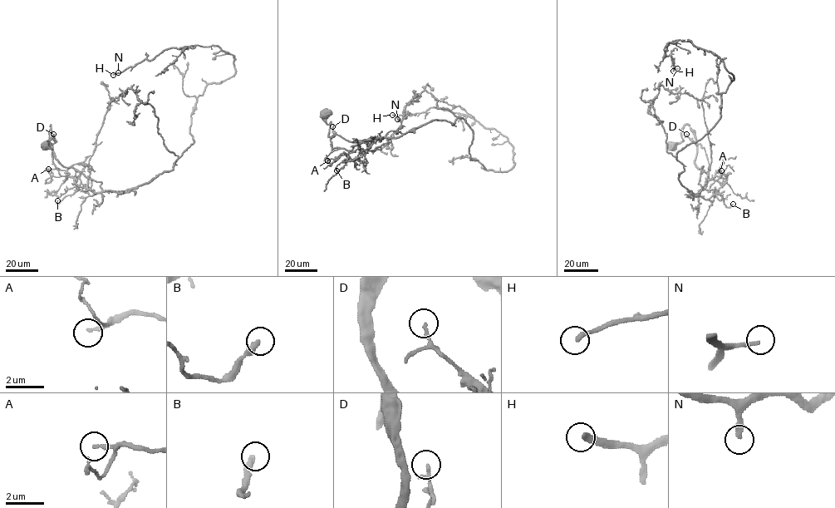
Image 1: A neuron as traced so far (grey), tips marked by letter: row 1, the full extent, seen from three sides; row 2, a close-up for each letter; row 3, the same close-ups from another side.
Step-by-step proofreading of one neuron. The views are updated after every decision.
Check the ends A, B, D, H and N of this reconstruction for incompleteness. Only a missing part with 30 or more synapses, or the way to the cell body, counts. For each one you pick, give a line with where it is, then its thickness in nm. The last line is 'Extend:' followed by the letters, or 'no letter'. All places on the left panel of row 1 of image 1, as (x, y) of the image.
H: Place: (113, 75). Thickness 280 nm
N: Place: (118, 72). Thickness 200 nm
Extend: H, N

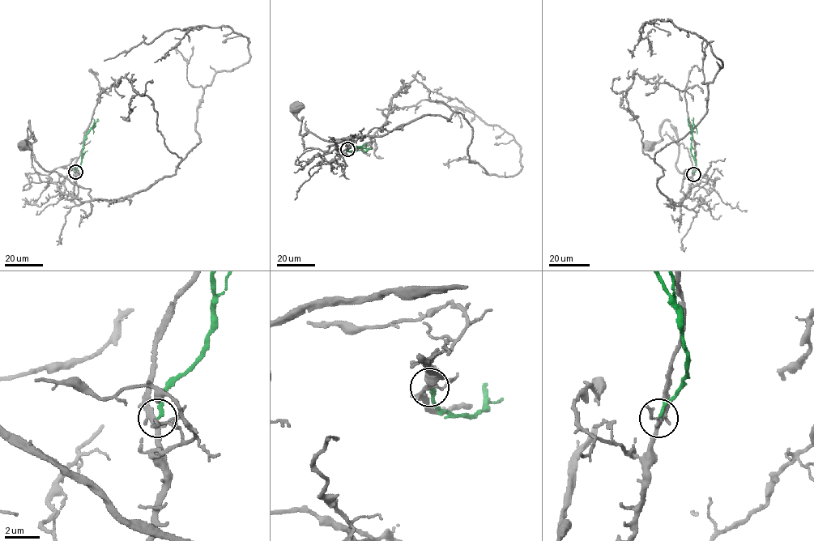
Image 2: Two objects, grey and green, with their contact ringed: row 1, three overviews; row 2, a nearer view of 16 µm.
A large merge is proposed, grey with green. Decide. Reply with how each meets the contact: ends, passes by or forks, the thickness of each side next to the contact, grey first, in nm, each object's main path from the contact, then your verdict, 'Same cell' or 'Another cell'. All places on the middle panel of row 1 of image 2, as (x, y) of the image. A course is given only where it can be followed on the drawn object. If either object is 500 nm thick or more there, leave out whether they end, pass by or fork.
At the ring grey forks. At the ring green ends. Thickness 240 nm (grey) against 180 nm. Course of grey: (347, 148), (347, 138), (363, 137), (328, 142), (300, 134), (303, 117), (296, 117), (296, 107). Course of green: (347, 148), (352, 152), (355, 146), (366, 148), (365, 152). Another cell

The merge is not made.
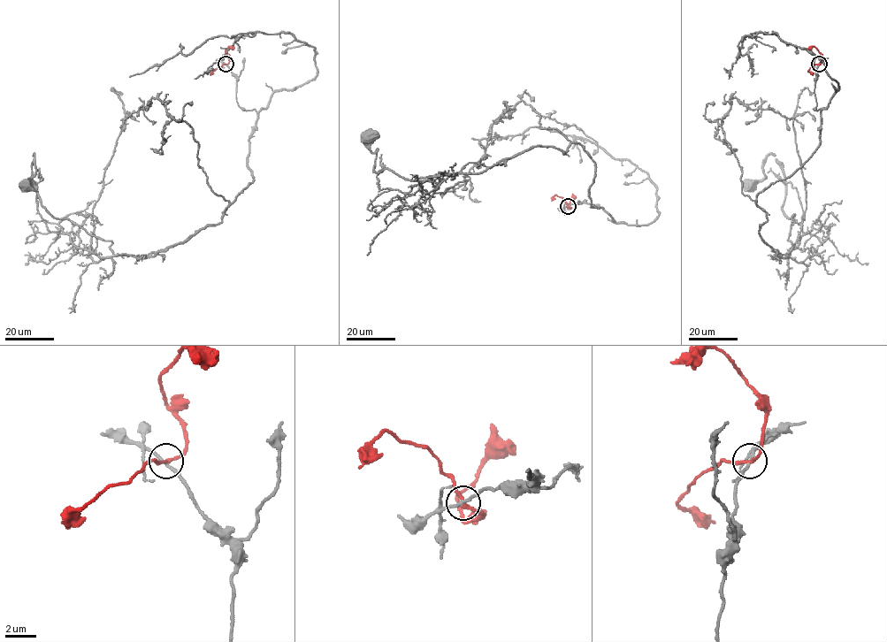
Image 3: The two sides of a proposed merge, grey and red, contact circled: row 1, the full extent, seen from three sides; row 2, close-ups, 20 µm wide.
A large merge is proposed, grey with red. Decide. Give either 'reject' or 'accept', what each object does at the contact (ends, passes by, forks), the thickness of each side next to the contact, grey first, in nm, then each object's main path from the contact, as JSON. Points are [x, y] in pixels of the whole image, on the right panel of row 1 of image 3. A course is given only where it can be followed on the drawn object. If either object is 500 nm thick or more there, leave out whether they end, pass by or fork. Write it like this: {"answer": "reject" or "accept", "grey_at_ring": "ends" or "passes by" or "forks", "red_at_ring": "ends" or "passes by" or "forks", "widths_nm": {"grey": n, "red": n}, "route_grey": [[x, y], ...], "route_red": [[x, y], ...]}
{"answer": "reject", "grey_at_ring": "passes by", "red_at_ring": "passes by", "widths_nm": {"grey": 180, "red": 200}, "route_grey": [[820, 64], [820, 146], [758, 194], [767, 221], [759, 234], [787, 256], [793, 220], [775, 156], [749, 186]], "route_red": [[820, 64], [822, 55], [814, 46], [806, 49]]}

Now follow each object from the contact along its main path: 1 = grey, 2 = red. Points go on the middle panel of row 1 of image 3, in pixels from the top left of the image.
1: (567, 206), (599, 207), (581, 144), (410, 180), (373, 171), (368, 136)
2: (568, 206), (571, 208), (567, 205), (572, 194)

